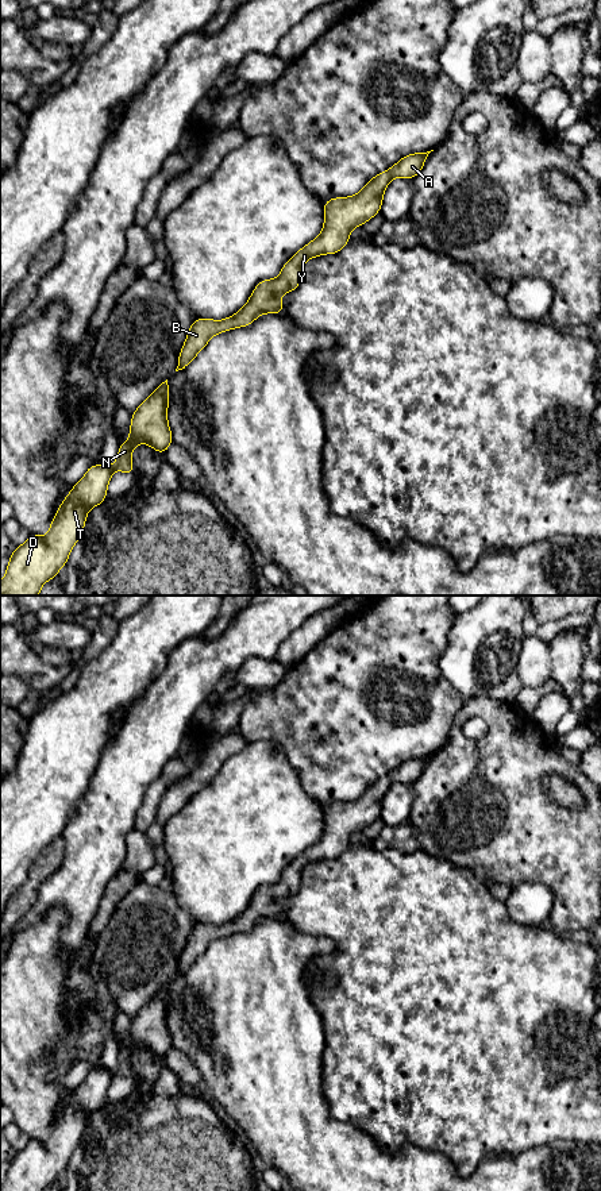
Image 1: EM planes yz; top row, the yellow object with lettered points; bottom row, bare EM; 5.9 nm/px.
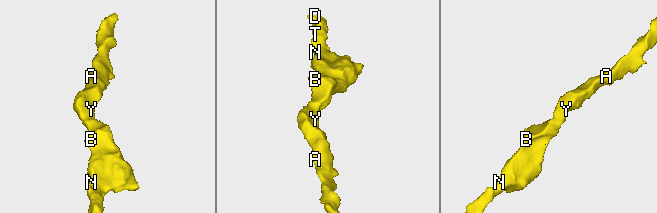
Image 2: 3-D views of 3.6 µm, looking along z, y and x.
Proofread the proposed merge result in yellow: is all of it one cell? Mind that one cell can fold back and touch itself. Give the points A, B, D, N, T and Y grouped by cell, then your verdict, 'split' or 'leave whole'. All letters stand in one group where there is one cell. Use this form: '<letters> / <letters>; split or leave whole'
A B D N T Y; leave whole

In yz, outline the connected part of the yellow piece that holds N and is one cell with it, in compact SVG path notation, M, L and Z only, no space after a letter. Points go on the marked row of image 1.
M166 379L132 412L130 438L120 444L117 460L112 466L90 466L57 509L47 536L30 535L24 544L15 548L0 582L0 596L38 596L42 585L57 577L84 531L88 510L107 498L113 471L132 474L131 454L136 444L146 443L159 454L166 452L173 443L167 404Z

